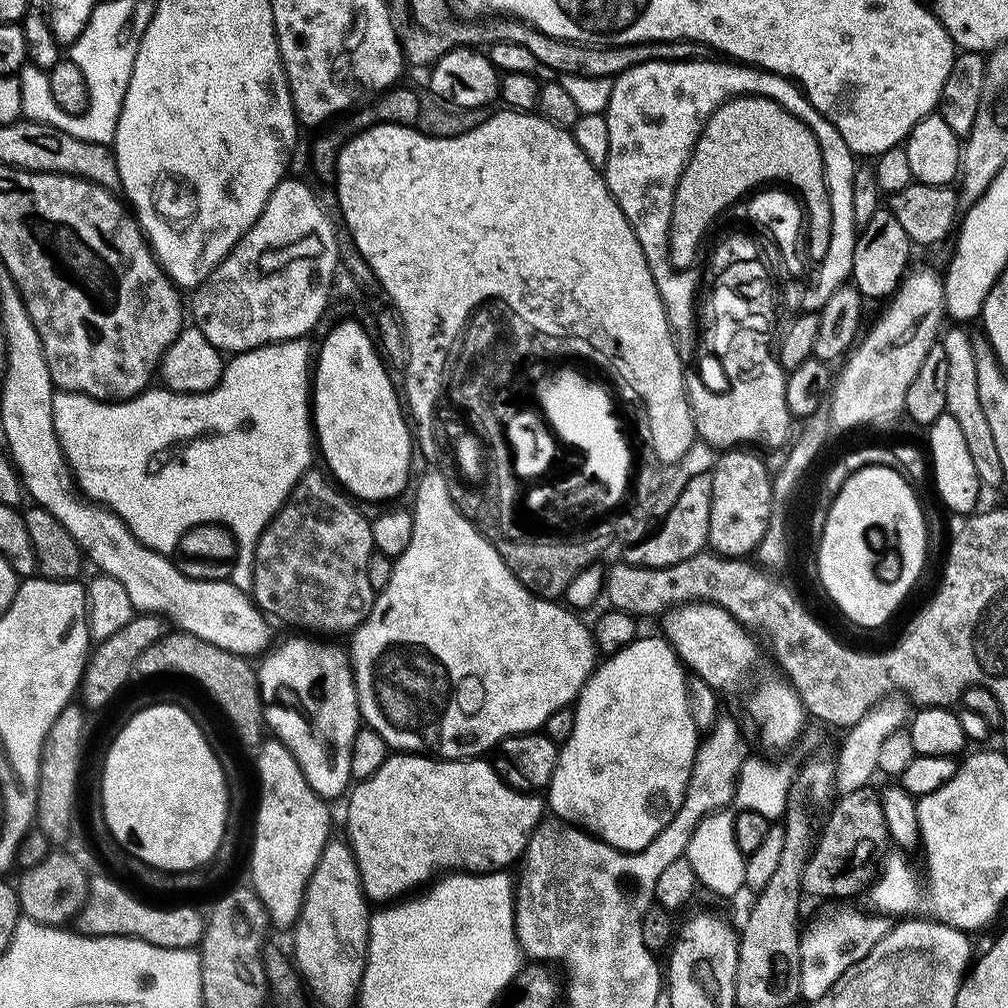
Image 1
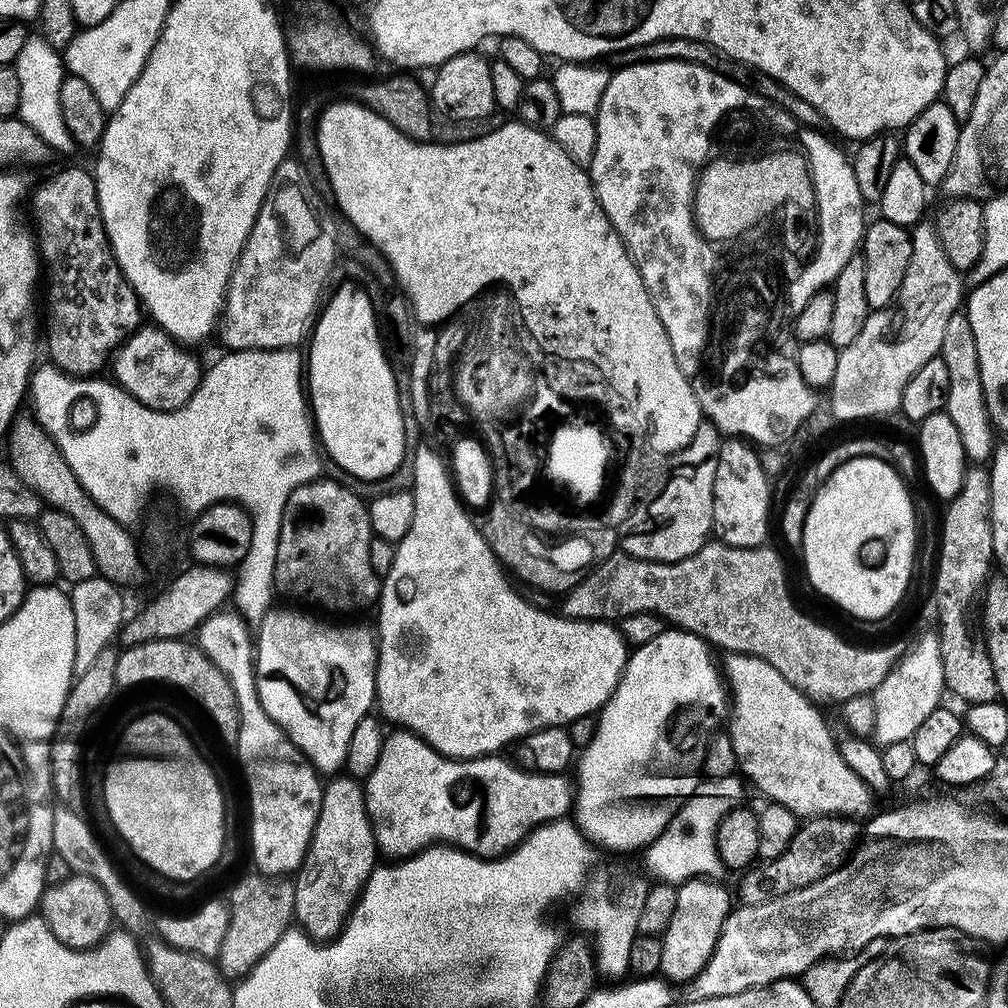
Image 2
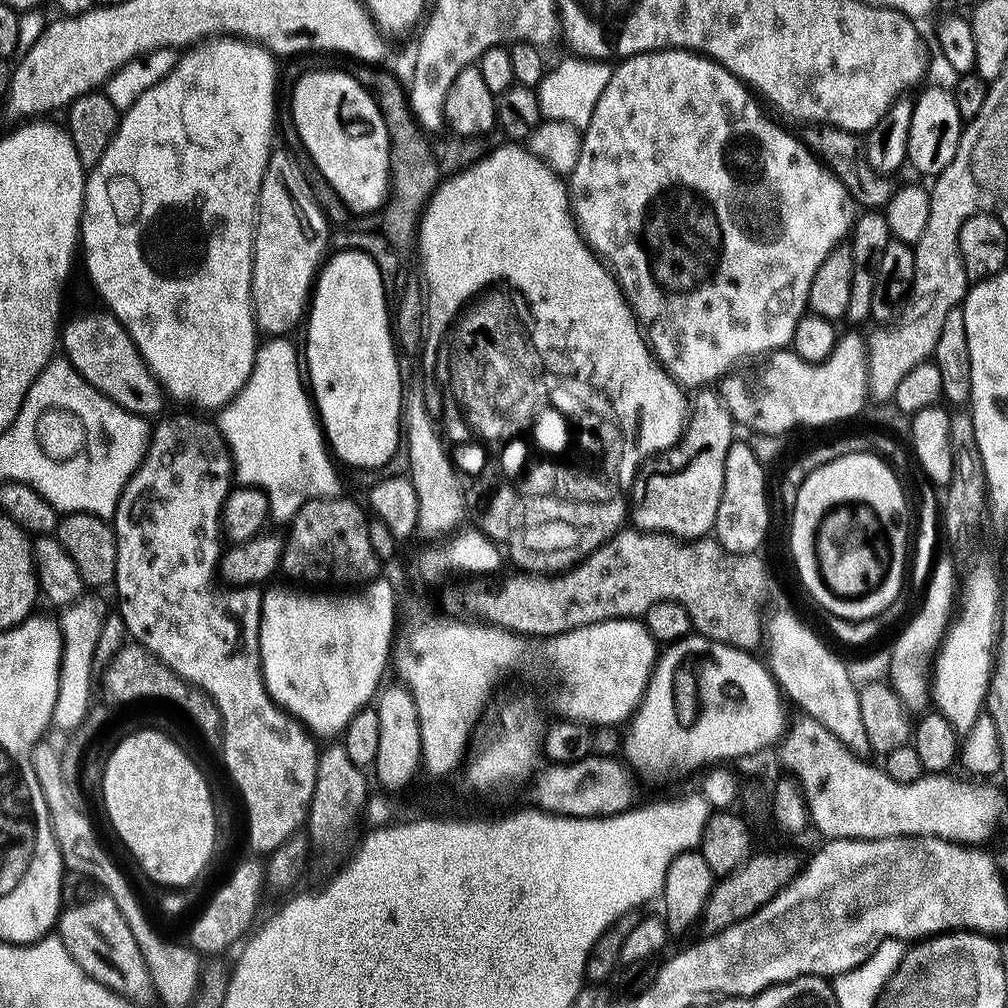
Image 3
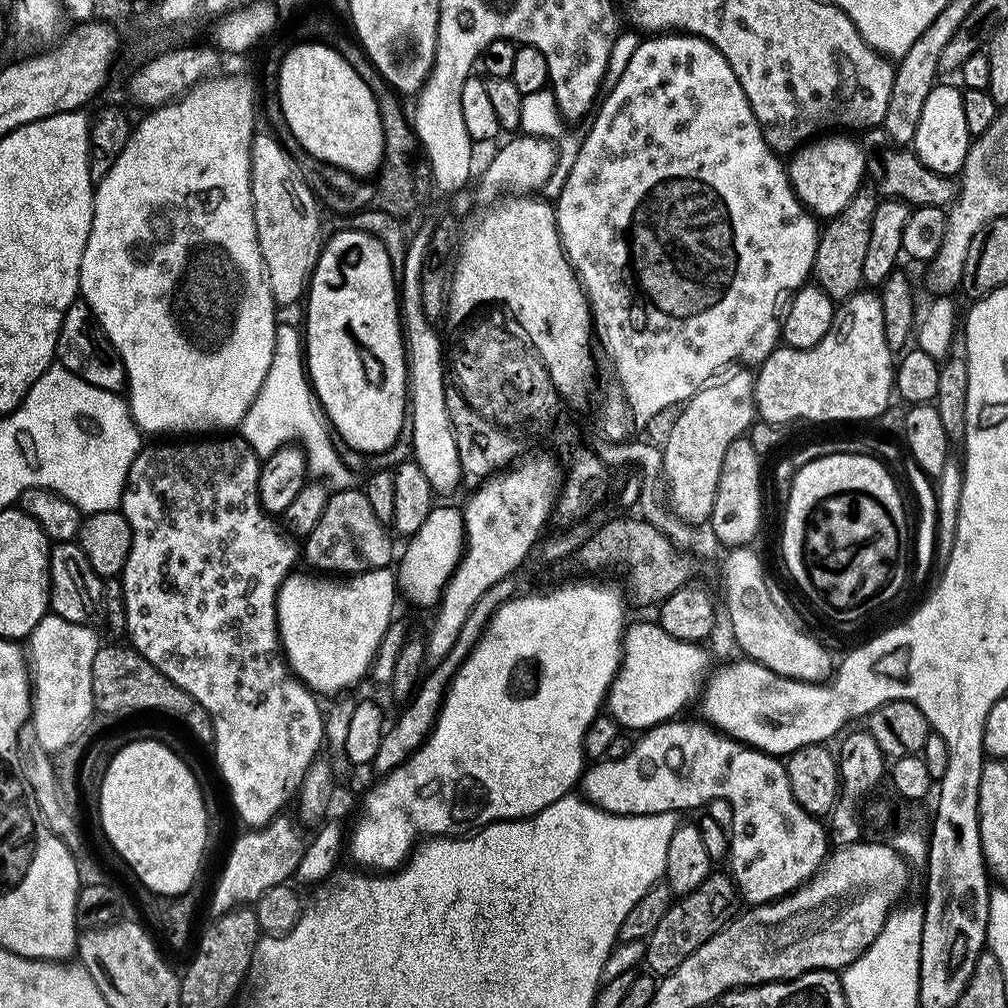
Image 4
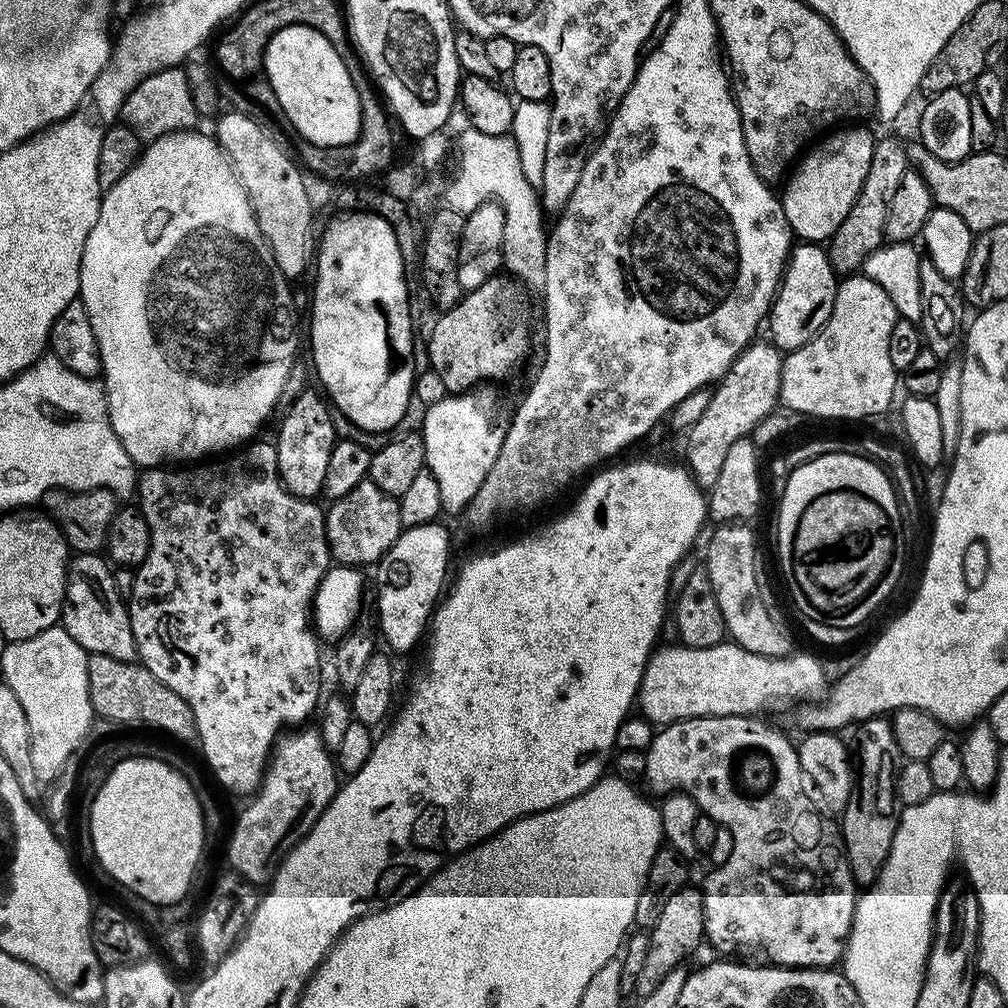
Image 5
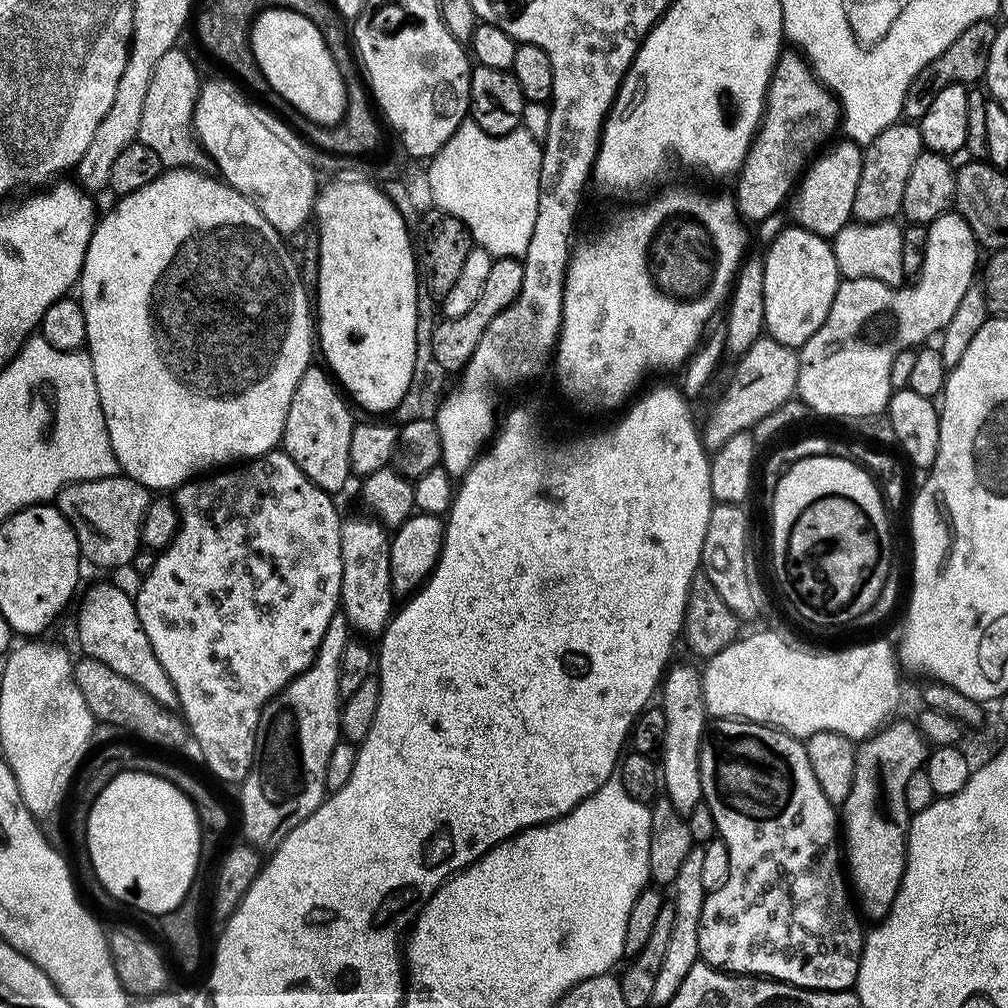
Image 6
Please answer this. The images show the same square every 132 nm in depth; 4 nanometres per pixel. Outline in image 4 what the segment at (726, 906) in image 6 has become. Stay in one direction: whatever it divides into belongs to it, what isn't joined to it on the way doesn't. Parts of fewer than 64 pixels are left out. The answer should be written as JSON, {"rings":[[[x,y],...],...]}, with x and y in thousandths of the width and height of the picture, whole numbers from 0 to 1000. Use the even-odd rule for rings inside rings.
{"rings":[[[668,712],[660,714],[657,718],[650,718],[648,722],[642,723],[638,727],[636,734],[632,733],[627,739],[625,748],[621,748],[621,752],[613,752],[612,754],[604,754],[602,752],[584,757],[579,763],[579,768],[575,772],[573,779],[574,785],[577,787],[578,793],[584,798],[588,798],[591,802],[596,802],[598,806],[604,806],[610,810],[644,810],[645,808],[657,808],[658,806],[674,807],[675,802],[694,802],[697,803],[705,794],[719,794],[724,796],[724,800],[728,804],[728,815],[724,822],[724,832],[722,834],[721,856],[726,856],[724,861],[726,874],[730,876],[731,886],[739,898],[749,899],[751,897],[763,897],[766,893],[774,893],[778,889],[783,889],[787,883],[796,880],[801,873],[805,873],[817,854],[823,848],[823,825],[820,820],[817,821],[811,811],[805,810],[800,804],[796,804],[796,800],[792,800],[792,796],[788,792],[788,784],[784,784],[784,772],[782,771],[782,763],[777,753],[769,750],[763,750],[761,746],[754,746],[751,742],[744,742],[741,738],[735,738],[733,734],[729,734],[726,730],[719,730],[713,722],[707,722],[701,716],[690,714],[679,714],[680,712]]]}

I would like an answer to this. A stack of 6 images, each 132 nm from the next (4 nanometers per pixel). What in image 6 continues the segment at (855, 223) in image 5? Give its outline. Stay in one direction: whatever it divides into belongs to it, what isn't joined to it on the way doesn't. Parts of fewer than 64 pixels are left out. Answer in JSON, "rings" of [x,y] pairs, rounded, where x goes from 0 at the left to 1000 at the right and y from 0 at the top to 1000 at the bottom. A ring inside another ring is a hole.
{"rings":[[[890,121],[879,125],[856,148],[854,177],[851,178],[851,187],[847,193],[845,213],[853,220],[868,220],[871,218],[889,218],[894,213],[895,195],[899,188],[899,181],[903,178],[903,169],[911,158],[911,153],[918,150],[917,138],[912,126],[905,121]]]}

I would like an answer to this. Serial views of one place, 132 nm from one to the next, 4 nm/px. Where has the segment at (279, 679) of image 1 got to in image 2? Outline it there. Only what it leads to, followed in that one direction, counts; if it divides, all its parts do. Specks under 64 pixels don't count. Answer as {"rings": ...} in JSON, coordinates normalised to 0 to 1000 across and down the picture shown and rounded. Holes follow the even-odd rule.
{"rings":[[[274,606],[264,608],[252,635],[256,692],[314,766],[336,767],[351,720],[371,702],[374,632],[361,623],[328,623],[298,607]]]}

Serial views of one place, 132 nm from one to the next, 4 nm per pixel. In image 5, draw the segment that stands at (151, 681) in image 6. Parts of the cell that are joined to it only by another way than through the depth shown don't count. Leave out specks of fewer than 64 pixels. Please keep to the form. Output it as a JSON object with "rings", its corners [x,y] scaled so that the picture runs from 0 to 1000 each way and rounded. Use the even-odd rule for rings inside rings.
{"rings":[[[81,548],[68,555],[62,621],[77,641],[92,651],[108,651],[128,657],[136,654],[127,600],[115,580],[112,561],[102,551]]]}

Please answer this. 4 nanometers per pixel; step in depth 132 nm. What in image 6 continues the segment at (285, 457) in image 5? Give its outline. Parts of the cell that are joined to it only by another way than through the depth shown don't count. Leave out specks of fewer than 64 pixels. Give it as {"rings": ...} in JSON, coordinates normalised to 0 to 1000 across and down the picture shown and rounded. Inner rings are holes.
{"rings":[[[308,363],[300,375],[296,375],[296,383],[284,411],[280,447],[296,458],[296,466],[300,466],[308,478],[314,480],[320,488],[334,490],[344,482],[345,472],[350,471],[347,437],[351,416],[345,406],[346,398],[339,392],[334,378],[320,364],[313,364]]]}

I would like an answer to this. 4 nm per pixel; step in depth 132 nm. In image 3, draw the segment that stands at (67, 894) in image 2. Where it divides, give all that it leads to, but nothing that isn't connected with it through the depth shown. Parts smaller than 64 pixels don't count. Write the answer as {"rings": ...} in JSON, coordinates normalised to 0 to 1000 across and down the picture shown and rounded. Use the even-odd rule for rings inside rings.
{"rings":[[[91,887],[68,896],[61,904],[58,914],[60,934],[65,938],[69,950],[81,958],[90,972],[123,988],[133,998],[147,996],[153,992],[153,985],[141,942],[137,942],[137,935],[133,935],[133,927],[129,927],[129,919],[125,911],[121,911],[121,903],[111,894],[111,890],[98,888]]]}

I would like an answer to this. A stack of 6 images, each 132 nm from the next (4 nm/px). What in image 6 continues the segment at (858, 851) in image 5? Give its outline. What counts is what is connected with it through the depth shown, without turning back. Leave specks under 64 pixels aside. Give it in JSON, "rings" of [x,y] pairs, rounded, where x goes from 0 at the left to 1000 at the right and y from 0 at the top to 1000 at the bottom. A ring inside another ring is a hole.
{"rings":[[[886,713],[871,726],[866,726],[859,733],[849,738],[847,752],[847,780],[835,799],[835,841],[839,846],[839,869],[847,886],[852,904],[872,915],[880,909],[883,899],[893,882],[897,856],[901,850],[901,818],[903,810],[895,801],[899,775],[903,768],[914,765],[921,755],[923,739],[913,727],[912,721],[901,714]]]}

